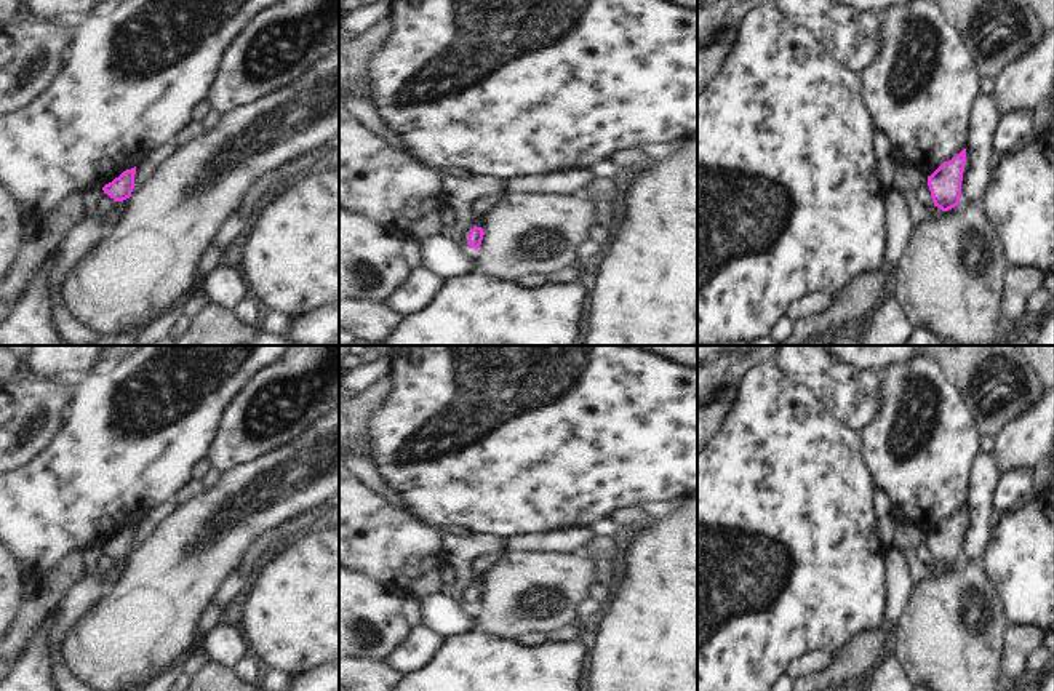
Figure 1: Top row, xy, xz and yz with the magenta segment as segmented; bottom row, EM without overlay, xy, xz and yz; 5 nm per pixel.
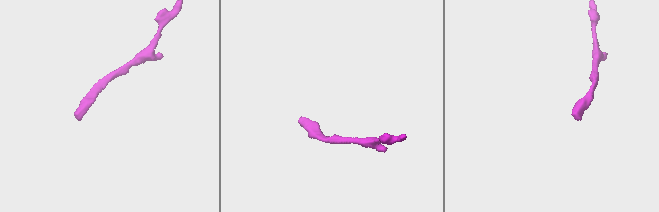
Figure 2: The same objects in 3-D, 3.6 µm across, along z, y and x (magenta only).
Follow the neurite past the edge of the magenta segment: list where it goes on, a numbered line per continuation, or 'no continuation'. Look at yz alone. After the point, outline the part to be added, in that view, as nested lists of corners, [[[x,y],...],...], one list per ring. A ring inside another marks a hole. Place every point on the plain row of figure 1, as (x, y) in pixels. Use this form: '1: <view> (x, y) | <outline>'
no continuation

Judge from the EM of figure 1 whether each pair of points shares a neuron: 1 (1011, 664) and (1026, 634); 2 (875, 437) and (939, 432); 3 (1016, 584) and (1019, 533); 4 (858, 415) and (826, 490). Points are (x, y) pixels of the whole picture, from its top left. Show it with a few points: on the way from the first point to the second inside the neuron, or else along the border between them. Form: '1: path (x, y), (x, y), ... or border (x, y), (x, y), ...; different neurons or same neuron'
1: path (1016, 656), (1019, 642); same neuron
2: path (891, 455), (898, 464), (902, 464), (923, 450); same neuron
3: path (1019, 571), (1019, 546); same neuron
4: border (822, 405), (859, 434); different neurons

